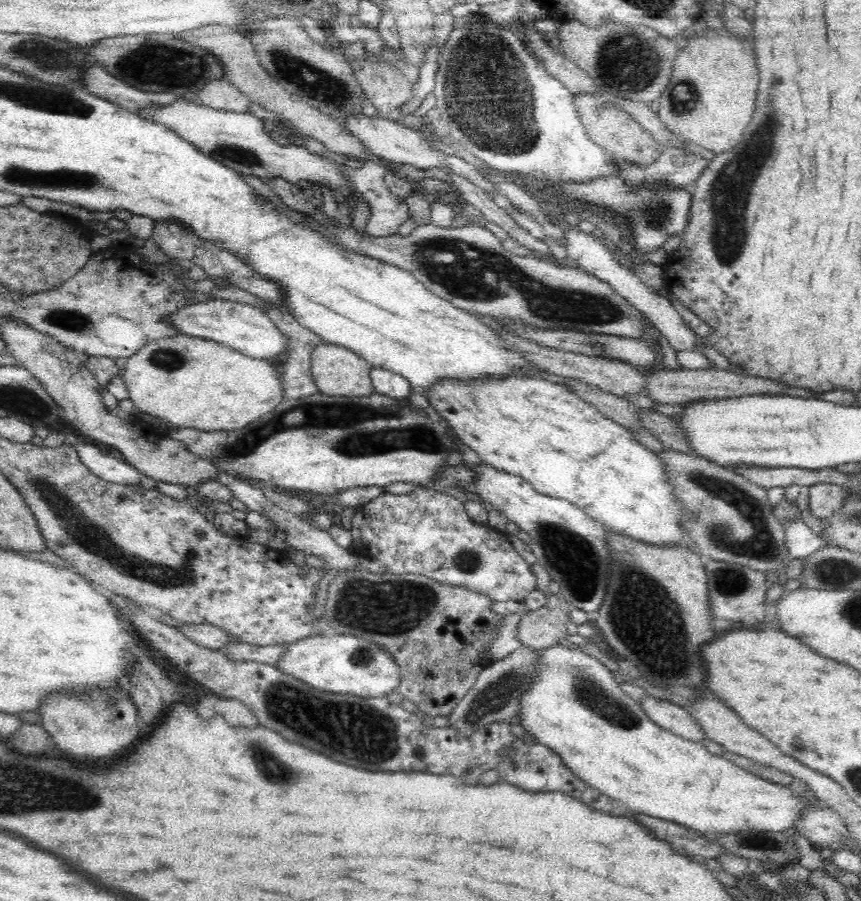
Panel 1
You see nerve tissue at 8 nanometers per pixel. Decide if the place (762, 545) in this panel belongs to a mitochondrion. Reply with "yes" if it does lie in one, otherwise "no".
yes

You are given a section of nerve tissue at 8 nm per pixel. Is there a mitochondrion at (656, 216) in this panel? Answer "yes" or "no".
yes

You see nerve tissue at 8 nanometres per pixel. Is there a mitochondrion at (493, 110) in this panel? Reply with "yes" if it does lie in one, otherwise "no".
yes

